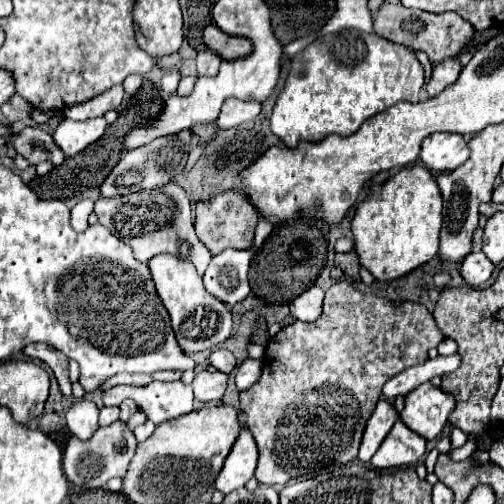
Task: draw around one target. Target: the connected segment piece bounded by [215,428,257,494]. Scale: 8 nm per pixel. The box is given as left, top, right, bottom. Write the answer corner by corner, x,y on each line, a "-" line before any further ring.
243,428
239,440
231,448
223,464
223,470
215,480
215,490
219,490
221,494
229,494
237,488
243,488
253,478
255,466
257,466
257,446
251,432

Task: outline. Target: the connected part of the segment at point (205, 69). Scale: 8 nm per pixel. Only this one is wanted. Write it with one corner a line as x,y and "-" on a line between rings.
203,50
197,54
197,72
199,76
215,76
219,72
221,58
213,50

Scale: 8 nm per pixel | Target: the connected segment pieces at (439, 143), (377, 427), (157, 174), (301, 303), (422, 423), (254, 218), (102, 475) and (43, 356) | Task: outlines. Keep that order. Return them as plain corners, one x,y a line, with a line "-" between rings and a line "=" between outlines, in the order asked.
431,134
423,140
419,158
429,170
451,172
469,158
469,148
461,134
=
379,400
375,412
371,414
367,428
363,432
363,442
359,448
359,460
361,462
369,462
371,456
377,452
377,448
381,446
383,438
389,434
389,430
393,428
393,424
399,420
399,412
397,408
389,402
389,400
=
183,130
179,134
155,138
151,144
145,144
143,148
135,148
135,150
123,154
119,164
111,170
111,174
101,184
101,188
99,188
101,198
115,198
115,196
141,192
141,190
161,188
163,184
171,182
175,172
177,174
183,172
185,162
187,162
187,154
189,154
189,146
191,146
191,132
=
319,286
307,288
303,294
299,294
295,300
289,302
291,316
293,316
295,320
303,320
303,322
313,322
313,320
317,320
319,314
321,314
323,296
325,296
325,292
323,292
=
425,382
405,396
401,420
425,440
433,440
445,428
449,414
455,410
455,396
=
241,188
225,190
221,194
215,194
209,202
197,204
197,218
195,218
195,230
199,240
213,252
219,254
227,248
235,250
249,250
253,246
255,238
255,226
259,222
259,210
253,208
251,200
247,200
247,192
=
117,420
107,428
99,428
87,442
81,442
79,438
71,436
63,454
63,472
75,486
103,488
111,478
125,476
127,466
135,454
135,446
137,446
135,434
121,420
=
29,344
27,348
23,348
23,354
45,362
53,370
63,396
71,396
71,380
69,380
69,370
67,370
69,360
67,360
67,356
63,356
63,352
47,346
47,344

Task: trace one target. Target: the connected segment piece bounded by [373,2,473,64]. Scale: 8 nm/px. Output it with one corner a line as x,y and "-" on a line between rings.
401,2
397,4
383,4
375,16
373,28
379,36
397,42
397,44
405,44
413,50
425,52
431,60
431,64
439,64
445,58
457,56
459,50
471,40
473,36
473,26
467,24
467,20
463,20
459,14
455,12
445,12
445,14
431,14
431,12
419,12
413,8
403,8

